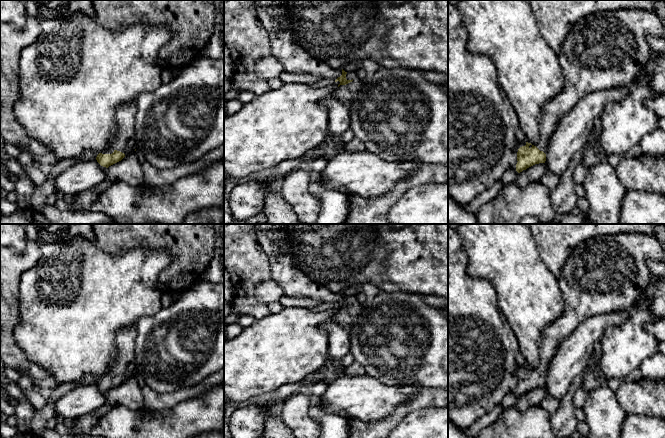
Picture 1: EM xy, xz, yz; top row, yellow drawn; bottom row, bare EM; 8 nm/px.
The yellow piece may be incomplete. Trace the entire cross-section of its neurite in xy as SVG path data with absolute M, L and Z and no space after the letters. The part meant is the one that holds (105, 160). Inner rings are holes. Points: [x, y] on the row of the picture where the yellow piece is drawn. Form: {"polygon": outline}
{"polygon": "M136 102L118 106L116 112L117 132L111 145L99 153L96 157L101 168L121 161L125 156L135 152L135 117L137 113Z"}

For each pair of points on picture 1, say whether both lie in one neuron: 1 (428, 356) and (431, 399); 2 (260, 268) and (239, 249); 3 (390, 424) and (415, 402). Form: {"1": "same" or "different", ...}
{"1": "different", "2": "same", "3": "same"}

